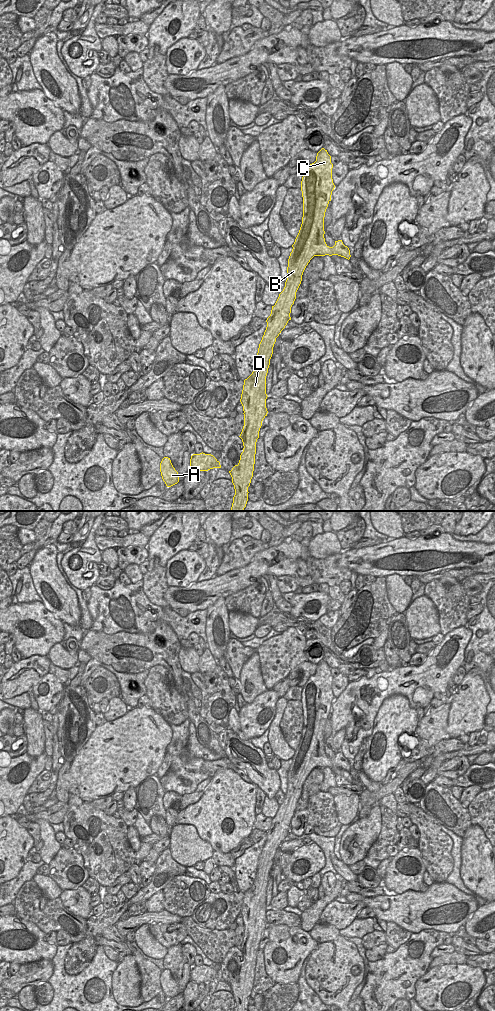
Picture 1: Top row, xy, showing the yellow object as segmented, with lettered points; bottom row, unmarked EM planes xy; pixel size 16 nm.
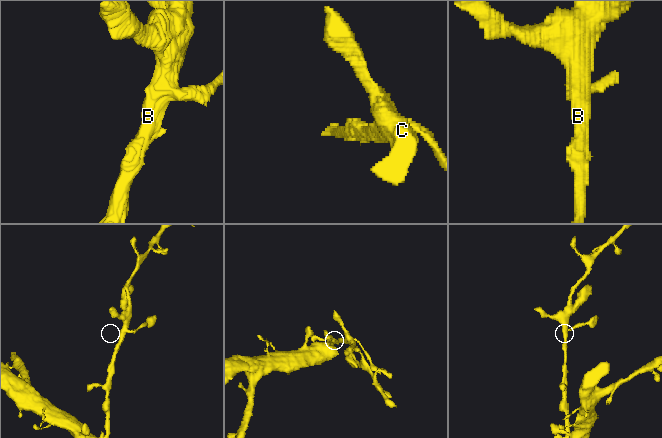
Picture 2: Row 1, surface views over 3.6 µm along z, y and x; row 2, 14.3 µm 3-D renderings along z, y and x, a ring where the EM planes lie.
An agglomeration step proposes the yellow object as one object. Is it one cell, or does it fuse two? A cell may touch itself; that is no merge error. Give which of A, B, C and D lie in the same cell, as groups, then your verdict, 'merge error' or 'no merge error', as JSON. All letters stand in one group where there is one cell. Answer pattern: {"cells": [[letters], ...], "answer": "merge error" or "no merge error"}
{"cells": [["A", "B", "C", "D"]], "answer": "no merge error"}

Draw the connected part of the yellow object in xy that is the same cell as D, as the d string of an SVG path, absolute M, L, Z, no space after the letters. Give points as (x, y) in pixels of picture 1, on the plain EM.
M322 660L316 668L316 673L308 679L303 686L301 693L301 703L303 709L303 729L302 736L299 745L292 757L293 761L288 771L287 779L287 792L283 803L279 806L279 809L274 818L272 818L271 826L267 830L267 839L259 856L257 872L255 880L252 886L244 892L243 902L241 906L240 914L244 923L244 938L240 946L240 950L243 954L243 964L240 967L240 972L231 983L229 983L232 989L232 995L235 1001L235 1007L233 1011L248 1011L248 999L250 998L251 991L253 989L255 966L256 966L256 954L259 950L259 943L262 938L263 931L267 928L266 920L266 888L270 877L270 871L273 866L273 859L276 854L276 850L281 843L285 840L288 833L291 832L290 825L291 819L296 811L296 804L301 796L303 784L314 768L325 767L338 767L346 771L350 771L350 762L345 758L342 752L335 753L333 759L329 759L324 750L324 729L325 724L331 713L332 703L335 700L332 691L331 668L327 662Z

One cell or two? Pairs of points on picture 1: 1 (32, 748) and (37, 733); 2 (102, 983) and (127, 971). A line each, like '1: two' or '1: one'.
1: one
2: two

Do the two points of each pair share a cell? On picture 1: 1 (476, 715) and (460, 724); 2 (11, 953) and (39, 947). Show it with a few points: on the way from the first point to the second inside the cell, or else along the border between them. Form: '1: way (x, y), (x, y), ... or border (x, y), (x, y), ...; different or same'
1: way (472, 716), (464, 722); same
2: way (18, 951), (32, 948); same

